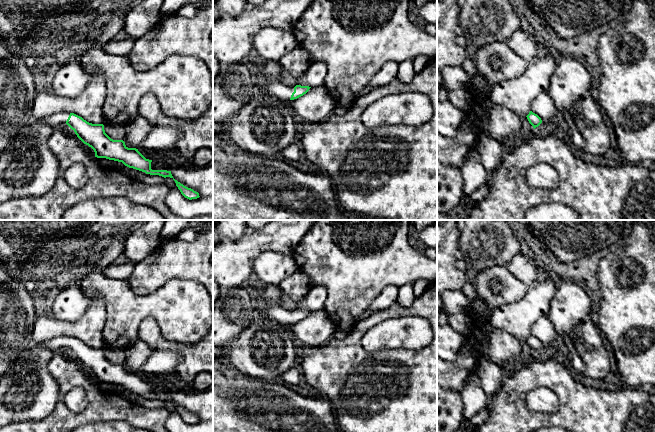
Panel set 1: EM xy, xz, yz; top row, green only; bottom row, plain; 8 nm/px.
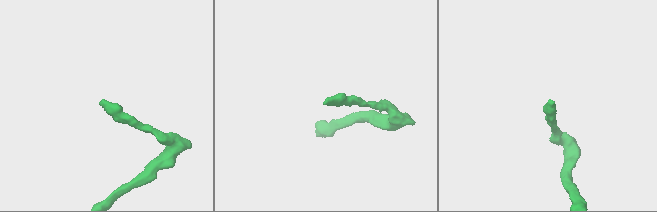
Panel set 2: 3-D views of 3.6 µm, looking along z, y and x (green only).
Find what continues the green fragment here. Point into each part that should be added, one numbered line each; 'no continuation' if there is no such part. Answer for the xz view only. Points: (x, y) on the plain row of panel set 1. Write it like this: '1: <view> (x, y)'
1: xz (277, 313)

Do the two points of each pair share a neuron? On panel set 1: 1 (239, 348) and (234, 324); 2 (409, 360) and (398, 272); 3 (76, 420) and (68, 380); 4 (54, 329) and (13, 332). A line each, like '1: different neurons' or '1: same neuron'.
1: different neurons
2: different neurons
3: same neuron
4: different neurons

